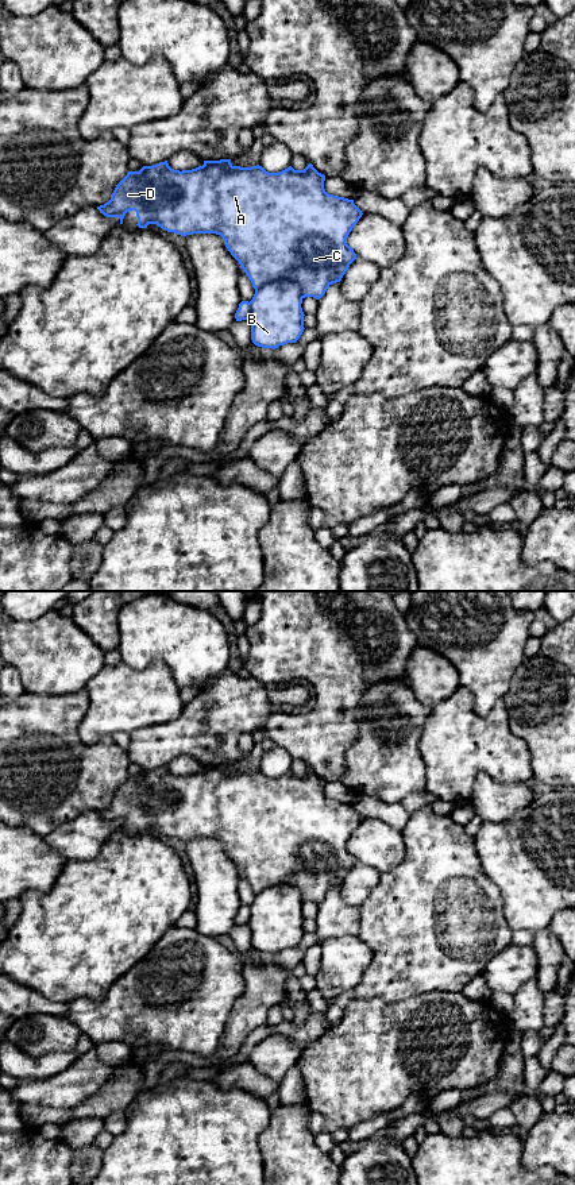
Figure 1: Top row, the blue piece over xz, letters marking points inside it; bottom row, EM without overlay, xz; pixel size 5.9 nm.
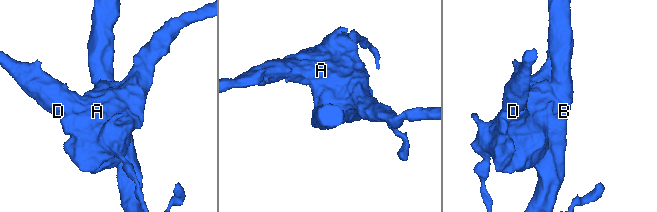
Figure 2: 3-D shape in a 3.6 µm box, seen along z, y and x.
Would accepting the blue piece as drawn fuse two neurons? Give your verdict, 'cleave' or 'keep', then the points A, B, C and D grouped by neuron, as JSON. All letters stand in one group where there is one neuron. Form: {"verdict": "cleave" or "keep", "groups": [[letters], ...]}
{"verdict": "cleave", "groups": [["A", "C", "D"], ["B"]]}

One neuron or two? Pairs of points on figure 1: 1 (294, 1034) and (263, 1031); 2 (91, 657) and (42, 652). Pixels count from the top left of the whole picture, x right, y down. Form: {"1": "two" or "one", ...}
{"1": "one", "2": "one"}

